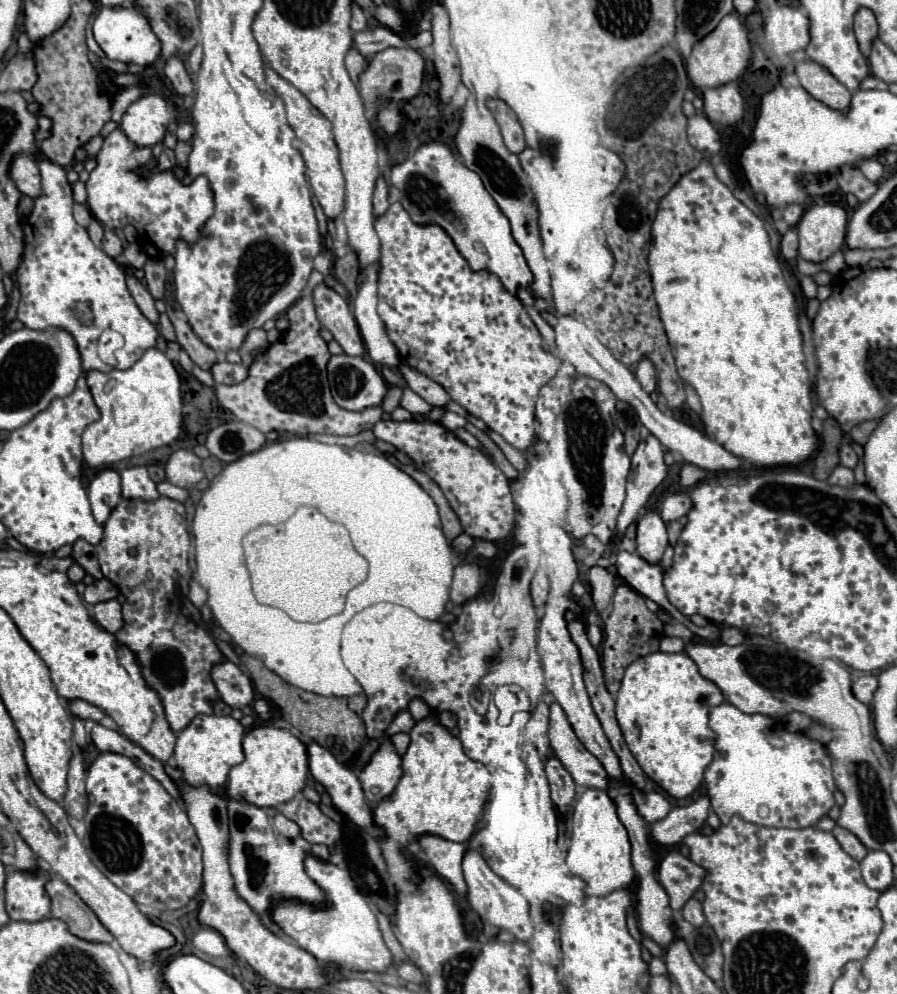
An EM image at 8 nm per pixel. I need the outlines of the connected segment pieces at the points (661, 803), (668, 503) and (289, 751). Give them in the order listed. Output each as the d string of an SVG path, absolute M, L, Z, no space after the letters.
M633 787L633 797L635 797L635 805L639 809L639 815L647 823L663 819L671 809L669 801L657 791L639 791L639 789Z
M673 493L669 497L665 497L661 509L659 509L659 515L665 523L669 521L677 521L681 517L685 517L691 509L691 501L689 501L689 495L683 495L683 493Z
M259 725L247 731L243 737L245 761L235 765L229 773L227 797L245 799L259 807L277 807L287 803L295 793L303 791L309 763L307 763L307 745L297 739L289 729L277 729L273 725Z

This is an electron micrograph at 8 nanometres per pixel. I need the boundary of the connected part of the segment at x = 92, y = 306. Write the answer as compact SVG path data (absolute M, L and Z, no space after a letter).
M37 161L37 167L41 171L41 187L43 189L41 189L41 195L35 199L35 205L33 205L29 217L23 223L25 255L23 255L23 261L17 269L17 283L19 283L19 291L21 291L17 319L25 327L35 329L35 331L57 327L57 329L65 329L67 333L71 333L77 343L77 349L81 355L81 365L83 365L85 373L89 373L93 369L109 373L113 369L111 365L107 365L99 359L97 337L105 329L115 329L125 337L125 345L117 353L117 367L129 369L149 347L157 345L159 331L157 331L155 323L151 323L147 317L143 317L143 313L135 305L135 301L125 285L125 273L121 271L121 267L109 255L105 255L101 249L97 249L93 245L85 227L75 223L75 219L71 215L73 193L71 193L71 185L65 177L65 171L59 165L55 165L53 161Z

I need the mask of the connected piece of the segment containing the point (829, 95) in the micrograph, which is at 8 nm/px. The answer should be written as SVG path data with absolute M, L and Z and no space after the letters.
M809 59L795 63L795 73L801 81L801 87L807 89L807 93L811 93L815 99L823 101L825 105L837 111L849 109L849 101L851 101L849 89L843 83L839 83L825 67Z

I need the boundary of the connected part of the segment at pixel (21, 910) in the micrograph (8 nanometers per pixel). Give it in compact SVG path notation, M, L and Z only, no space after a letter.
M43 867L35 871L11 871L5 879L5 903L13 921L39 921L49 915L51 899L45 895L45 883L51 873Z

